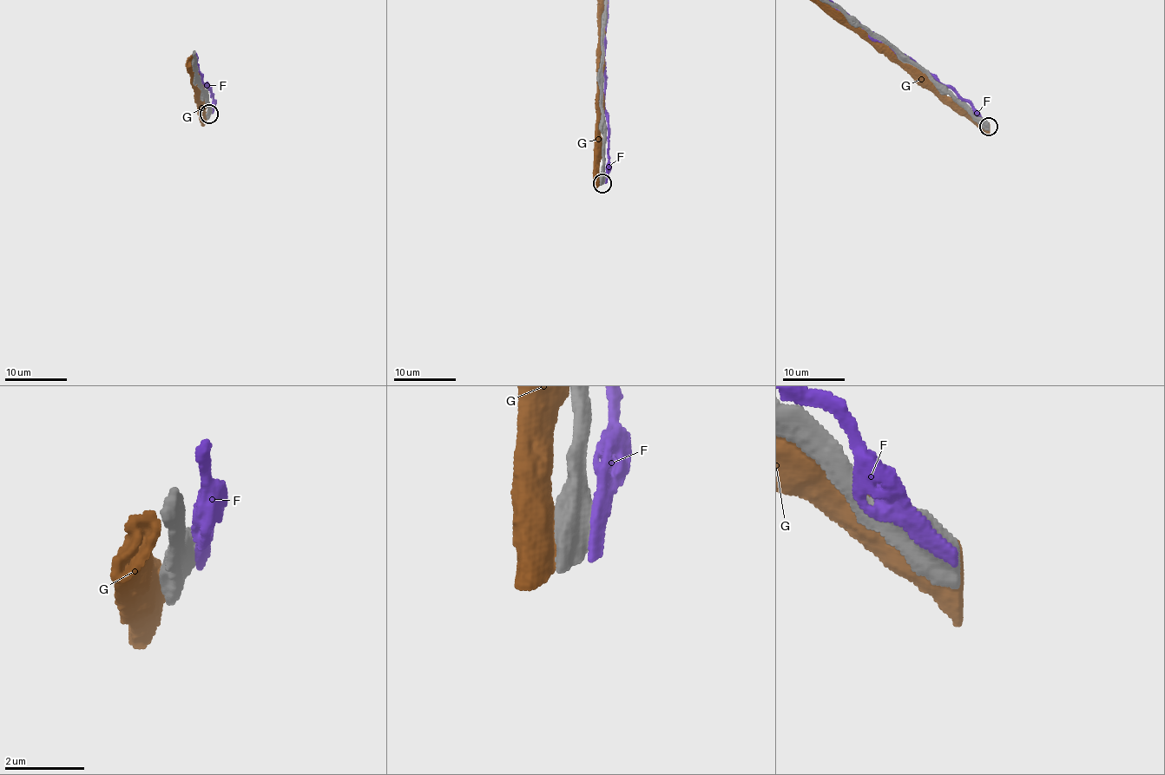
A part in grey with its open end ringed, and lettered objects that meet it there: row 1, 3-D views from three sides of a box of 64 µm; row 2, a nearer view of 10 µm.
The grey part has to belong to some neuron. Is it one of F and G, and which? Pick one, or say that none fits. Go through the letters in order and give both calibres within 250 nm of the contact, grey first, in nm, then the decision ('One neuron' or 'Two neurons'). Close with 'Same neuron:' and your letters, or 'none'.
F: Thickness 600 nm (grey) against 500 nm. Two neurons
G: Thickness 850 nm (grey) against 750 nm. Two neurons
Same neuron: none

